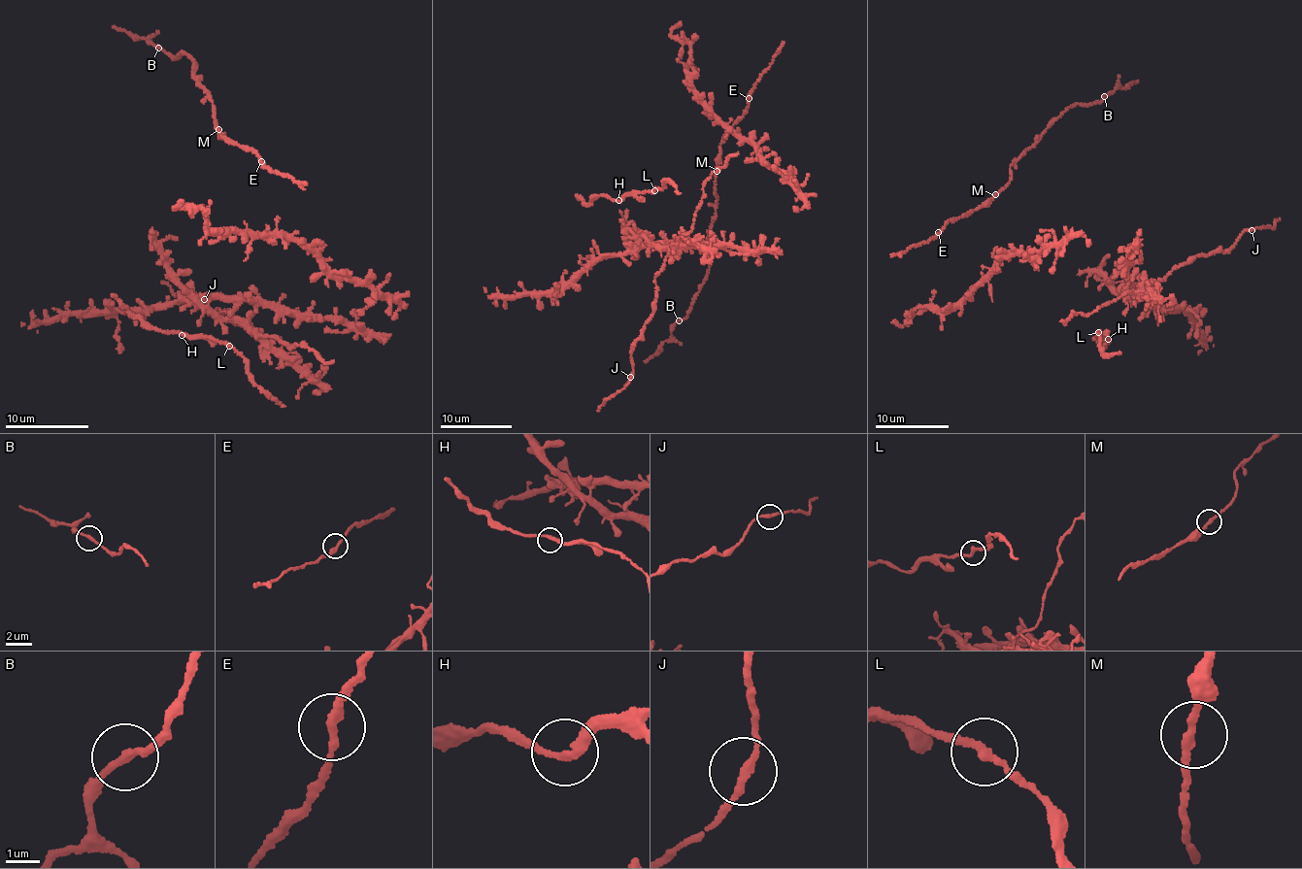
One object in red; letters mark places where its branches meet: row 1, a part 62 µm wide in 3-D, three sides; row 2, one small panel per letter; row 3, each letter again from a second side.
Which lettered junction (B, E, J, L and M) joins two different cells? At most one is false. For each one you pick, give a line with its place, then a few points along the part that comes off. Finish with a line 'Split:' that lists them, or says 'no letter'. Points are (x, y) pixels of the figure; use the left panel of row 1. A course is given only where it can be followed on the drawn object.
Split: no letter

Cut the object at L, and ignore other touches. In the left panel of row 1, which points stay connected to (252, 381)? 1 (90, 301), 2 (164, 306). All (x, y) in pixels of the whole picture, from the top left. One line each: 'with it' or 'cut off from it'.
1: with it
2: with it

